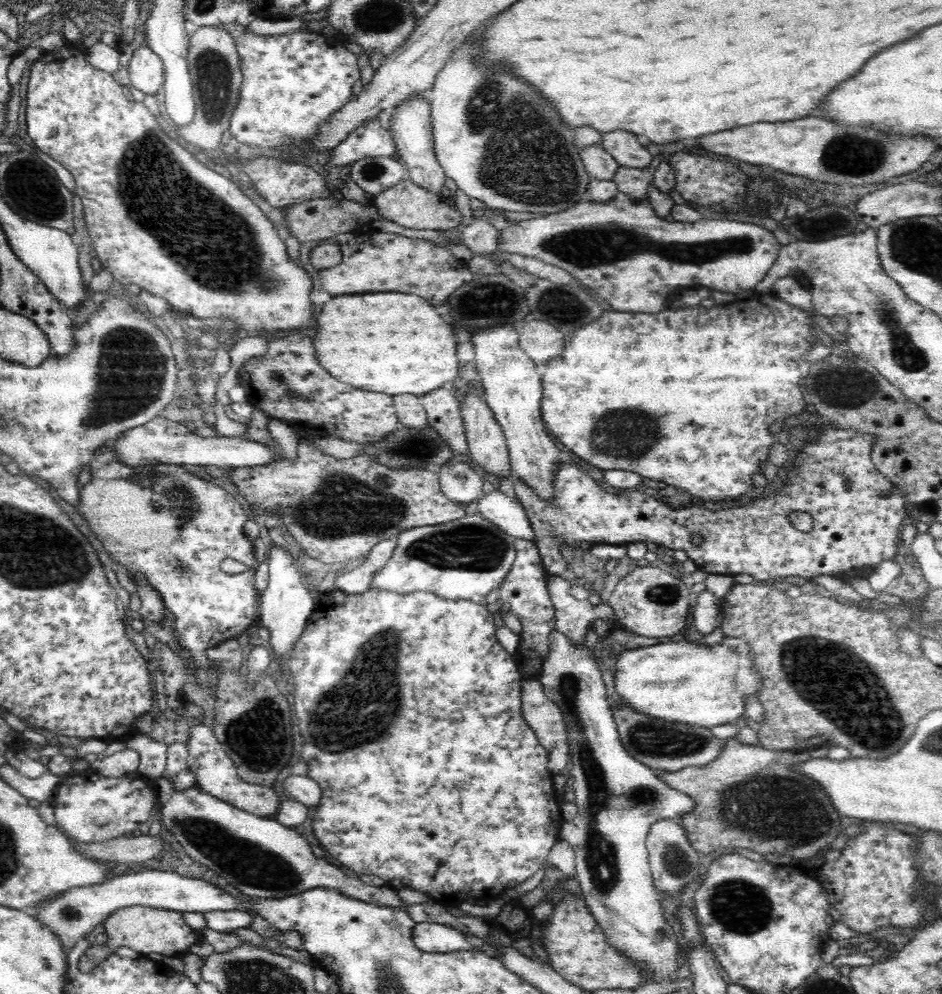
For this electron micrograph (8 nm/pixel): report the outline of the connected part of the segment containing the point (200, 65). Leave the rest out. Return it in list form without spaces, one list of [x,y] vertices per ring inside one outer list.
[[[202,26],[192,34],[188,43],[187,61],[193,84],[195,117],[186,127],[177,128],[176,132],[190,146],[204,148],[207,152],[217,151],[217,147],[222,144],[223,134],[229,130],[232,111],[240,98],[243,81],[240,71],[242,62],[234,36],[225,28],[226,26]]]

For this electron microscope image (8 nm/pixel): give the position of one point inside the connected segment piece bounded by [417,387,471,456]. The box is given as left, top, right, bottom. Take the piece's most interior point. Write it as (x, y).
(443, 410)

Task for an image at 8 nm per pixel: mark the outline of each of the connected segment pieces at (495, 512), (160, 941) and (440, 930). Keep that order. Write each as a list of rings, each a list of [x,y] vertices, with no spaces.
[[[498,489],[478,500],[478,512],[515,539],[535,540],[535,532],[524,507],[518,500],[506,496]]]
[[[132,906],[114,911],[103,924],[109,938],[106,946],[112,950],[124,946],[146,955],[158,952],[164,956],[184,957],[189,952],[187,948],[203,942],[200,933],[184,921],[180,911]]]
[[[433,922],[415,924],[412,936],[416,948],[424,952],[454,952],[473,948],[466,935],[459,930]]]

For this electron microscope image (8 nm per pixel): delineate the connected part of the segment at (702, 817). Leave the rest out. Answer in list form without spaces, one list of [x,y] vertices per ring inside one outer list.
[[[726,738],[720,756],[707,766],[664,772],[658,774],[658,777],[668,783],[670,788],[688,793],[688,796],[696,800],[696,808],[690,814],[680,816],[680,823],[684,825],[691,845],[701,854],[714,854],[719,847],[732,846],[750,848],[760,854],[788,854],[792,858],[806,860],[836,840],[836,836],[844,829],[846,823],[844,821],[844,824],[840,824],[840,813],[834,808],[820,783],[800,771],[793,770],[795,765],[806,760],[810,760],[808,751],[795,753],[784,749],[772,750],[760,744],[746,745],[736,738]]]

